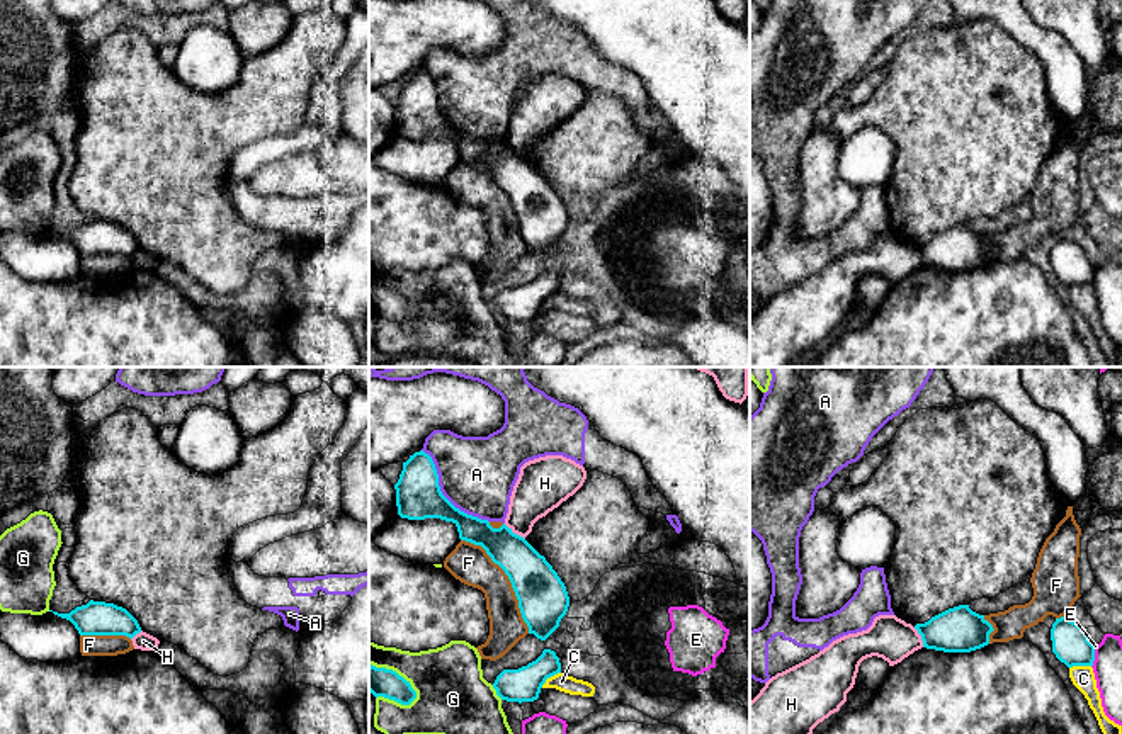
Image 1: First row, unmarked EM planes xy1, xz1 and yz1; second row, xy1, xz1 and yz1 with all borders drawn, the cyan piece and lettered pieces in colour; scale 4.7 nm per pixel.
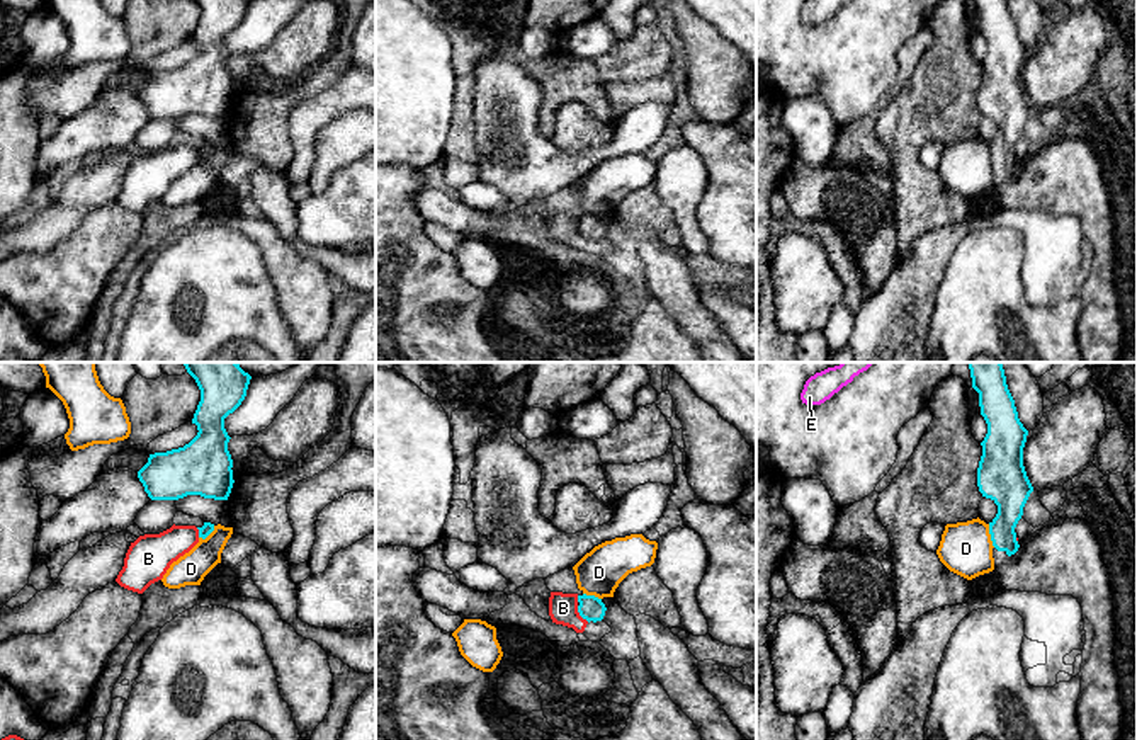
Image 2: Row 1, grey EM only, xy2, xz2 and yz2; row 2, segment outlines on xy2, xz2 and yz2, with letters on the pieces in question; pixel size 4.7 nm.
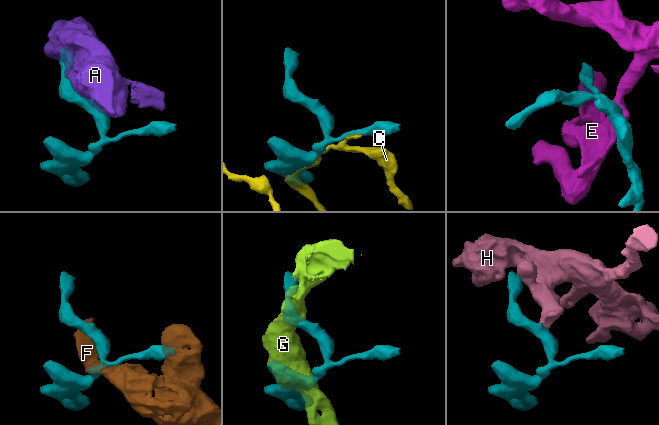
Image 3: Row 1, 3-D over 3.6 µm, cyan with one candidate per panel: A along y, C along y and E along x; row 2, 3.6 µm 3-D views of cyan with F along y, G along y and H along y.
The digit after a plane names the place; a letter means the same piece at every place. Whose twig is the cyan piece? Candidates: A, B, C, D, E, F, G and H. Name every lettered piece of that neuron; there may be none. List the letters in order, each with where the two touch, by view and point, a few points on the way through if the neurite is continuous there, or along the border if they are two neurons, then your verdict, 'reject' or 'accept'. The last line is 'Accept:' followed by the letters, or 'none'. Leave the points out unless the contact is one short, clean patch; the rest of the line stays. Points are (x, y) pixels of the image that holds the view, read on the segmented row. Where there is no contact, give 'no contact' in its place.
A: contact xz1 (442, 495); reject
B: contact xz2 (580, 614); border xz2 (576, 606), (576, 611), (588, 621); reject
C: contact xz1 (549, 677); reject
D: contact yz2 (991, 536); reject
E: contact yz1 (1093, 656); border yz1 (1095, 646), (1092, 666); reject
F: contact xz1 (509, 578); reject
G: contact xz1 (395, 671); reject
H: contact xz1 (512, 532); border xz1 (504, 524), (524, 539); reject
Accept: none

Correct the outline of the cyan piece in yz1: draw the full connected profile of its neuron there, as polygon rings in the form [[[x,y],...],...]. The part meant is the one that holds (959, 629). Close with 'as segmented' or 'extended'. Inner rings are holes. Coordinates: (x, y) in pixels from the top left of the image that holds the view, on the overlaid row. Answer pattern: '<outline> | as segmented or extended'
[[[959,605],[949,608],[915,629],[921,635],[923,647],[944,652],[971,652],[989,644],[993,625],[969,608]]] | as segmented

